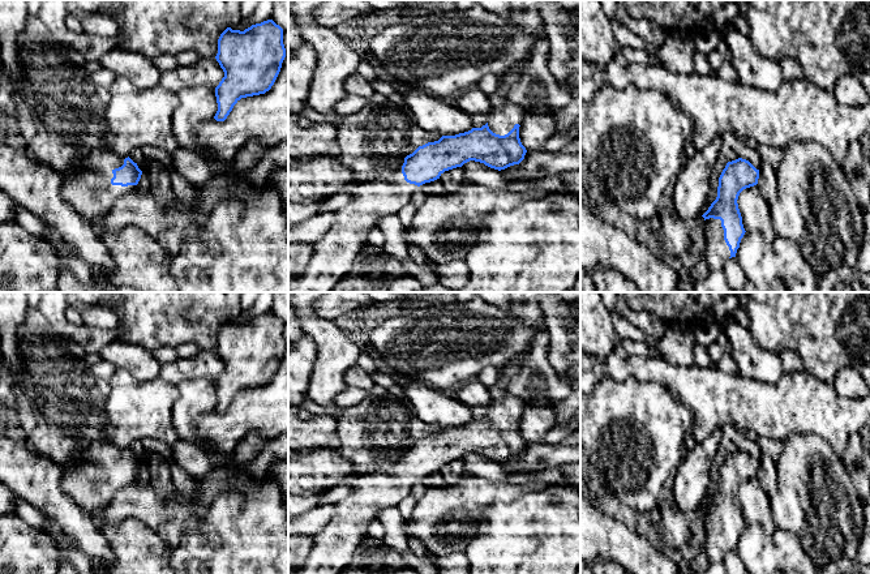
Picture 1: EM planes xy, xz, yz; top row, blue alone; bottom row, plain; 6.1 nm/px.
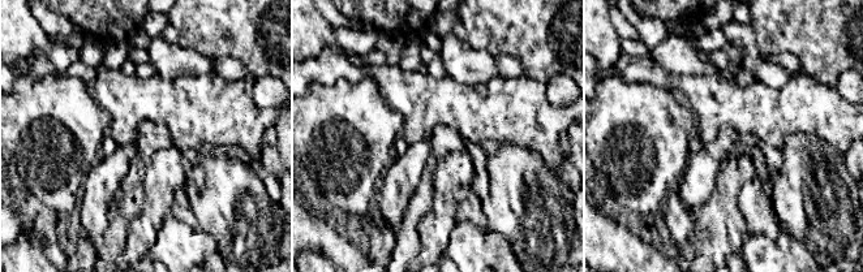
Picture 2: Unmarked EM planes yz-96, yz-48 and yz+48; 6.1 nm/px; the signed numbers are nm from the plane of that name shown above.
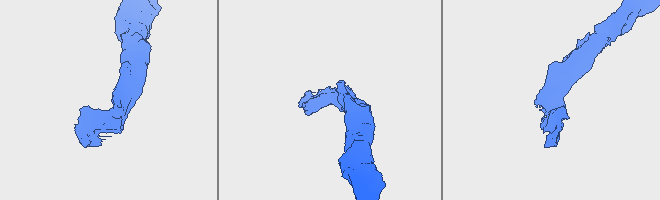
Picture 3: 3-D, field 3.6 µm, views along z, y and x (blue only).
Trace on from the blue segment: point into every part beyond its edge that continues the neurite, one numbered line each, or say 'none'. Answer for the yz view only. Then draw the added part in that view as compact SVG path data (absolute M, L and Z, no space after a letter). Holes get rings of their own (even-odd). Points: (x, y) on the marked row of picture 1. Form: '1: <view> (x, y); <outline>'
1: yz (718, 252); M706 219L703 231L707 248L704 258L691 269L694 282L706 279L712 270L721 270L725 261L730 257L729 247L724 240L724 230L720 219Z

